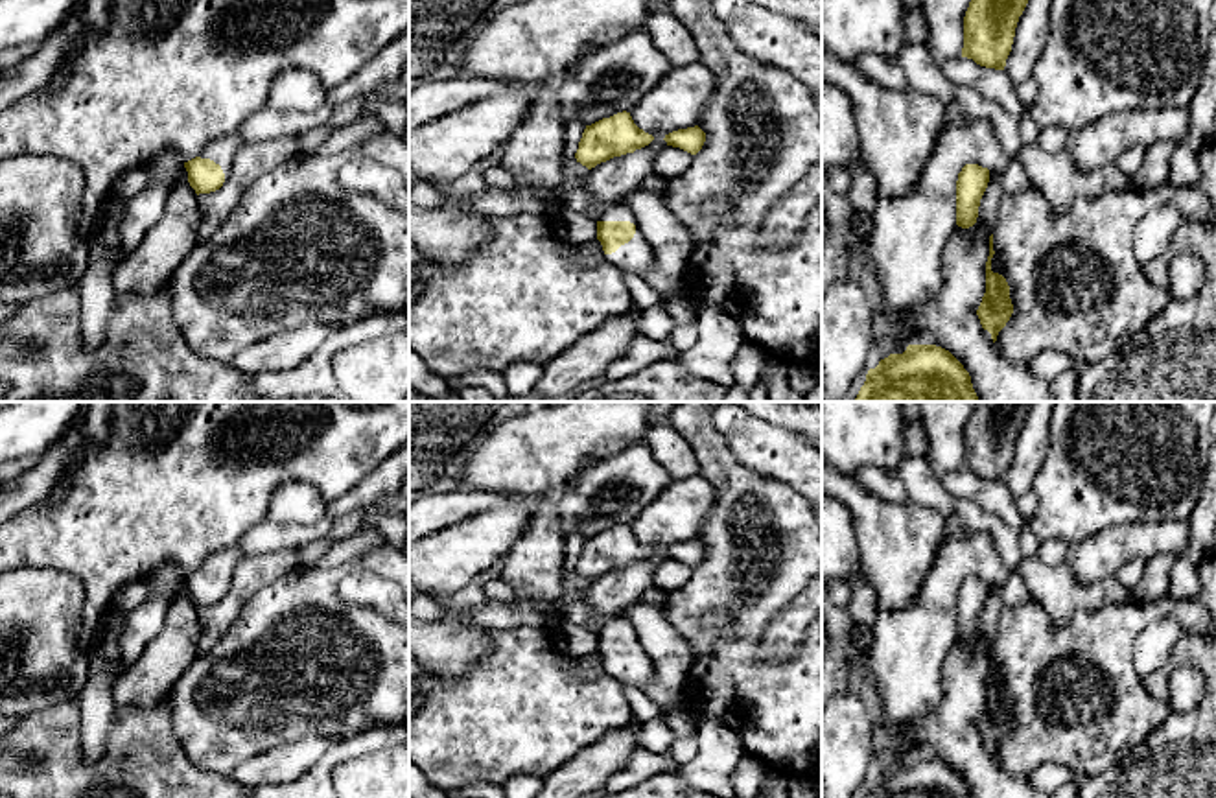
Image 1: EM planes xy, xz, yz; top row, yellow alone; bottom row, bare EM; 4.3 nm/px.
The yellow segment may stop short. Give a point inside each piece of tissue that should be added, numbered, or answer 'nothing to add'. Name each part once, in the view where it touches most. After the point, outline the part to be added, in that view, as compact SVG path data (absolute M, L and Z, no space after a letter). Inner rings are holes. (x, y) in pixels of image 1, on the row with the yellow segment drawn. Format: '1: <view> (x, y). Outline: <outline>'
1: xz (636, 257). Outline: M617 203L615 206L606 208L599 221L630 221L636 225L634 238L621 245L615 252L604 256L606 262L617 269L630 271L641 278L650 278L654 273L654 252L643 232L637 229L637 219L632 208L626 203Z

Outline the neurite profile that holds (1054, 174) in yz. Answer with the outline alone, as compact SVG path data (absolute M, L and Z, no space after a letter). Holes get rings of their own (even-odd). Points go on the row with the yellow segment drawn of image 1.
M1023 144L1015 158L1023 164L1032 186L1045 194L1056 217L1069 212L1078 199L1129 186L1129 177L1113 164L1089 173L1080 171L1065 149L1046 153L1037 144Z

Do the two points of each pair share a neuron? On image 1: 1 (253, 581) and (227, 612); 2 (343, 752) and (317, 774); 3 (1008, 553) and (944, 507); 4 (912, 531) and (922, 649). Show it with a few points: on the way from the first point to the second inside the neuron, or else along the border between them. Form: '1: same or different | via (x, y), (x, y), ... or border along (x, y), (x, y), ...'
1: same | via (245, 588), (229, 605)
2: same | via (338, 754), (323, 769)
3: same | via (999, 535), (986, 522), (962, 513)
4: different | border along (935, 555), (920, 594), (907, 607), (879, 612)

